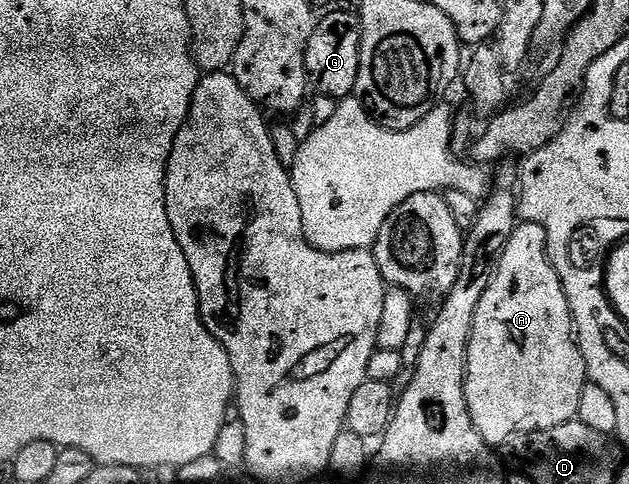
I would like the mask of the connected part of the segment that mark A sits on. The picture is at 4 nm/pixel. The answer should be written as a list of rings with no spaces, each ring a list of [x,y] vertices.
[[[521,221],[500,253],[492,280],[474,314],[464,374],[464,393],[470,418],[489,446],[503,446],[514,436],[545,432],[577,419],[578,401],[587,383],[588,371],[574,339],[568,299],[552,257],[548,255],[548,235],[541,224]]]

